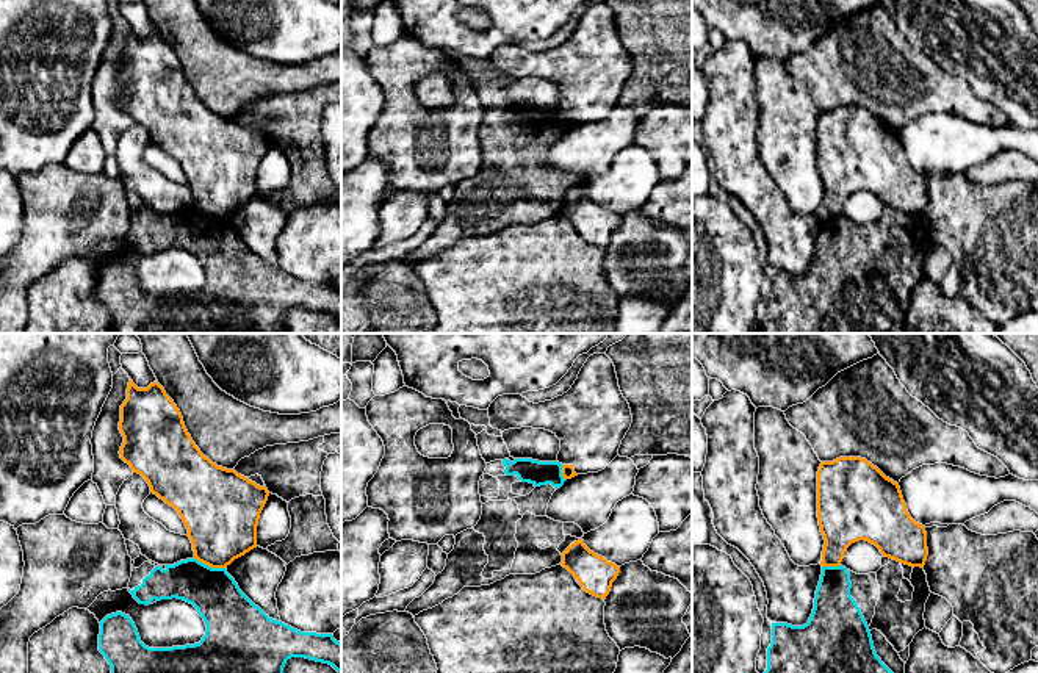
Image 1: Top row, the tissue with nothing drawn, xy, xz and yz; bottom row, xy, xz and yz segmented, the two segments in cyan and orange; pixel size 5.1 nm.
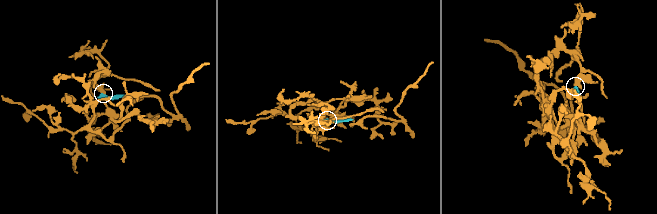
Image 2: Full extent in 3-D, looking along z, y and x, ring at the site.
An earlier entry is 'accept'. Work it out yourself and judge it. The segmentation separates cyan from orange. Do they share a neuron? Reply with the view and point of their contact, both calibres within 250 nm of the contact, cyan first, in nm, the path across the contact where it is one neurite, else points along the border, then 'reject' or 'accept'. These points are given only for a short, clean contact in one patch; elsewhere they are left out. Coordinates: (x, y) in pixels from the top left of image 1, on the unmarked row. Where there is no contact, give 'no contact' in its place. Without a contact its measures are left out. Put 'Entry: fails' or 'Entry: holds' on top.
Entry: fails
contact xy (207, 215); calibres 240 and 360 nm; border xy (193, 207), (212, 216), (224, 218); reject

